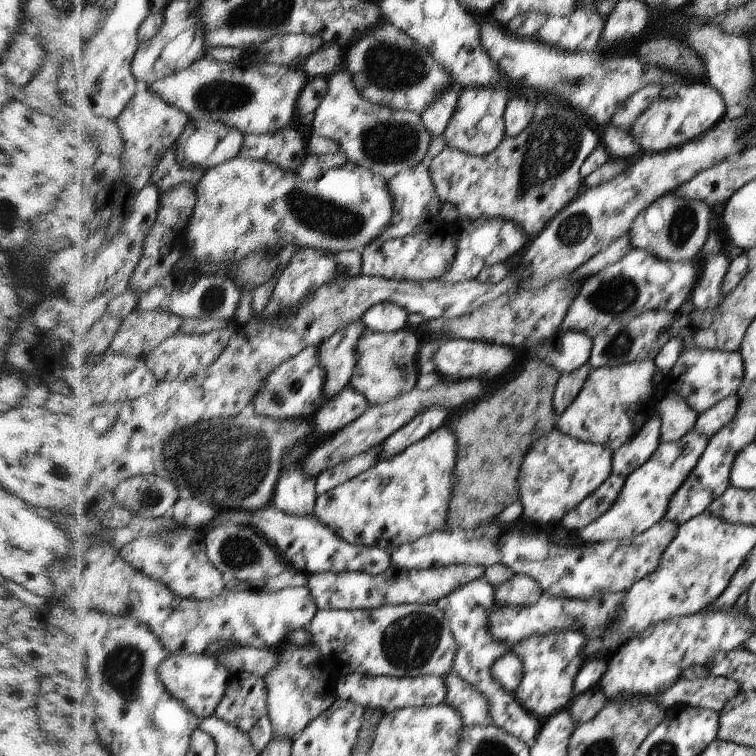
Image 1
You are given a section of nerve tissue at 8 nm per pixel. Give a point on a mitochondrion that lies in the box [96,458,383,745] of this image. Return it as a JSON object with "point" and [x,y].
{"point":[121,670]}

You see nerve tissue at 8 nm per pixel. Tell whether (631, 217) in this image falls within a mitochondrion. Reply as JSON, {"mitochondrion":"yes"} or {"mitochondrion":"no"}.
{"mitochondrion":"no"}

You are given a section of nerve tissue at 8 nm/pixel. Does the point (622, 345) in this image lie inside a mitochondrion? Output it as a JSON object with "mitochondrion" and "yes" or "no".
{"mitochondrion":"yes"}

